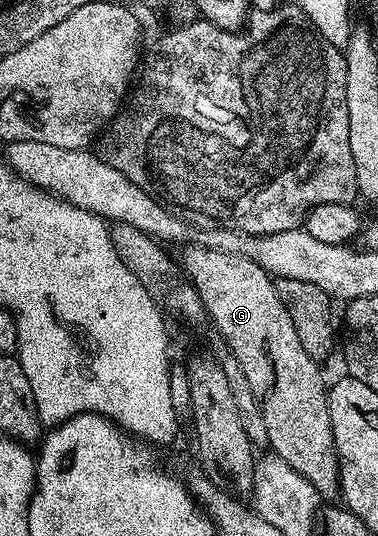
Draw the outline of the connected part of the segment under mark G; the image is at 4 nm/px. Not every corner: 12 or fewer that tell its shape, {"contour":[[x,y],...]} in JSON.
{"contour":[[200,244],[184,272],[261,402],[268,449],[341,477],[322,367],[276,281]]}

